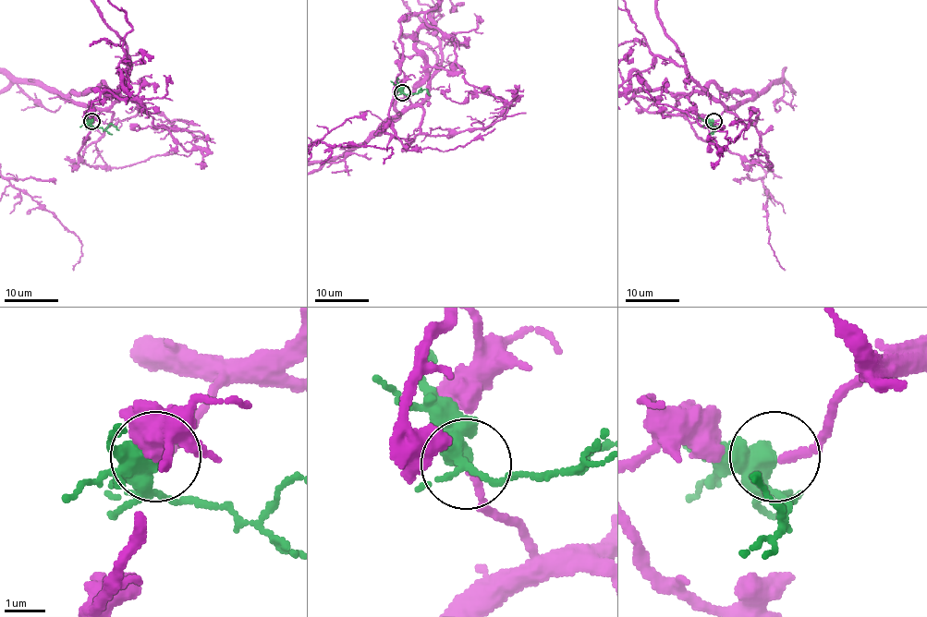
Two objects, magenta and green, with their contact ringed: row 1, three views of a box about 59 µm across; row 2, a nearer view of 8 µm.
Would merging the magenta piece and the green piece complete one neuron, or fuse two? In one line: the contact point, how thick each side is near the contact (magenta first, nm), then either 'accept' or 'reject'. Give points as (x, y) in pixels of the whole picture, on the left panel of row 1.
at (91, 121); 140 nm thick on the magenta side, 360 nm on the other; accept

